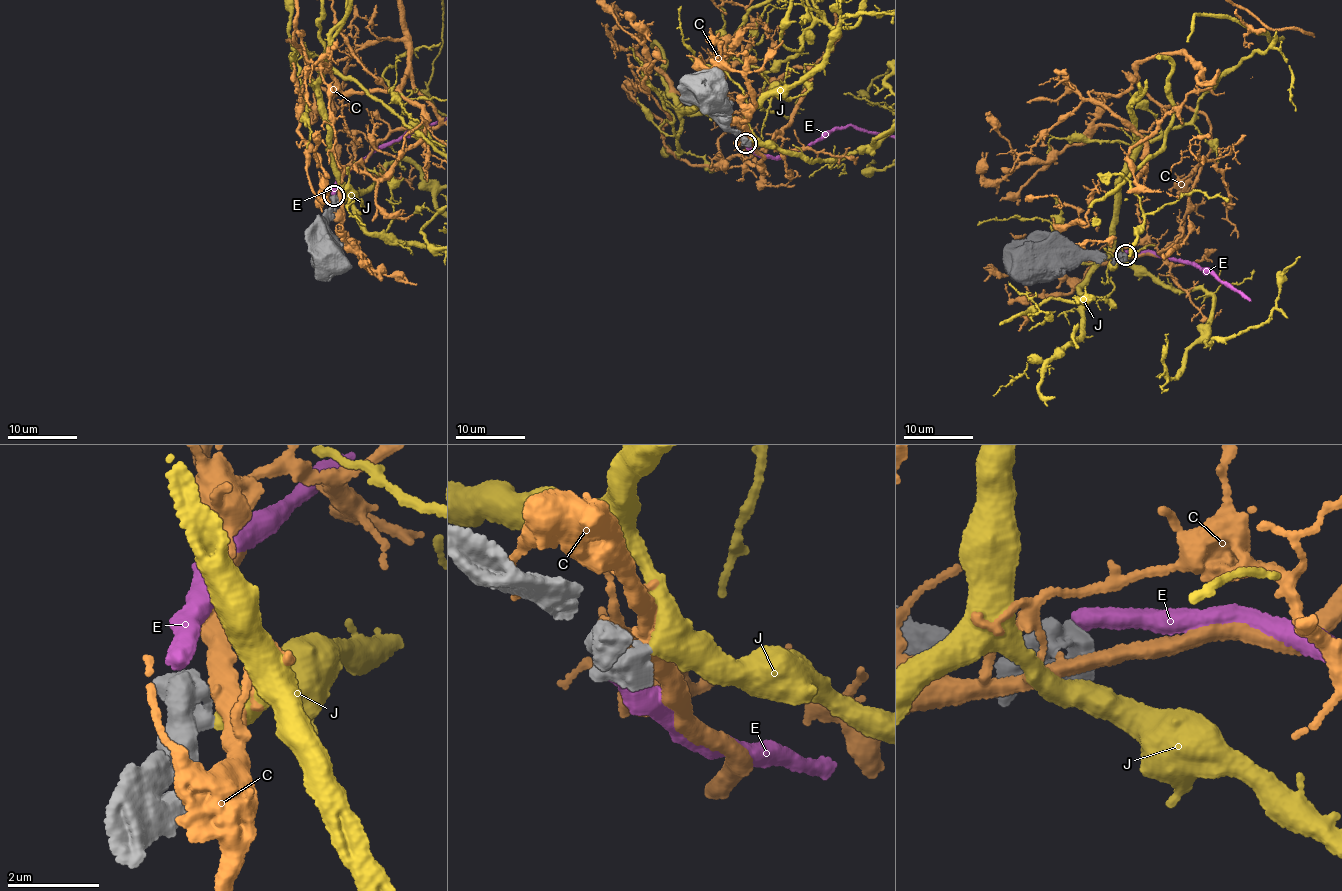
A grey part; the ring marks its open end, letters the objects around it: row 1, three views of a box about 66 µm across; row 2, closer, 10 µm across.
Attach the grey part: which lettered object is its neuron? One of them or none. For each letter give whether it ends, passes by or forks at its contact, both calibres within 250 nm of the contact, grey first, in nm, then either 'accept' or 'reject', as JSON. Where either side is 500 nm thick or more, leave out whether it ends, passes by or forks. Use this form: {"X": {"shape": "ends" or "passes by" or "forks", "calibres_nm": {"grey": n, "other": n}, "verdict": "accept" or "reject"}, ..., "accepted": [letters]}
{"C": {"shape": "passes by", "calibres_nm": {"grey": 480, "other": 400}, "verdict": "reject"}, "E": {"calibres_nm": {"grey": 700, "other": 480}, "verdict": "accept"}, "J": {"calibres_nm": {"grey": 550, "other": 400}, "verdict": "reject"}, "accepted": ["E"]}

